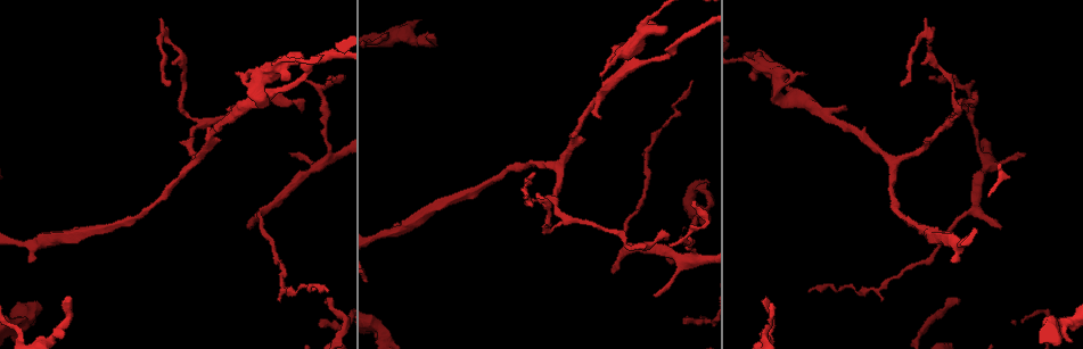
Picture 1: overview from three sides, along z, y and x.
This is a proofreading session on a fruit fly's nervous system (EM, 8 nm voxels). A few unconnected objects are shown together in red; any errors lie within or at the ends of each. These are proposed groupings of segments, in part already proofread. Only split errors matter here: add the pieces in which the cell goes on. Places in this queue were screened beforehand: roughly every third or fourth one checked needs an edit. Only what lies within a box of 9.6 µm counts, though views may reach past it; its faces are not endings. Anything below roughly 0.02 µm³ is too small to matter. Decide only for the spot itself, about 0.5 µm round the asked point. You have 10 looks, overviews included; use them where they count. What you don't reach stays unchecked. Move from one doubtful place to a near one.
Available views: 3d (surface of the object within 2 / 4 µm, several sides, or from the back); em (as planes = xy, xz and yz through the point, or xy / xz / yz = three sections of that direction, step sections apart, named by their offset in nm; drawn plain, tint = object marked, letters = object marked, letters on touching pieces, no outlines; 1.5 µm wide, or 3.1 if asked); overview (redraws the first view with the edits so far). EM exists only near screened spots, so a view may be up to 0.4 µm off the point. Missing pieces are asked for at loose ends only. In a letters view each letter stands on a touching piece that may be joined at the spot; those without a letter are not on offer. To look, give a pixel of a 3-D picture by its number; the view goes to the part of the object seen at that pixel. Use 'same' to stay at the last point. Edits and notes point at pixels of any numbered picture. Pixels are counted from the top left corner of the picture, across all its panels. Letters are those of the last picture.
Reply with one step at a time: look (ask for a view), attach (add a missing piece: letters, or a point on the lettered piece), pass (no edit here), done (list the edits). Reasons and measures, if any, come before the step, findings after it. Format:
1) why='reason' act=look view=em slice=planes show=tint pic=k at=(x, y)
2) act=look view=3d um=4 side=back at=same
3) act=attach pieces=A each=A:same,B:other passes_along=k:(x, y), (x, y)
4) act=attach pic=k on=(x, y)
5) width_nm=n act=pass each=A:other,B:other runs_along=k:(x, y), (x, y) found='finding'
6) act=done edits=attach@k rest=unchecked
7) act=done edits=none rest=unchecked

why='an open end' act=look view=3d um=2 pic=1 at=(750, 79)

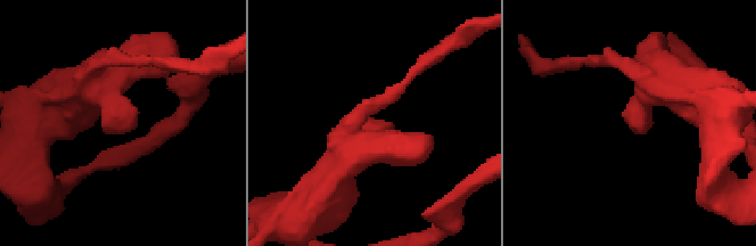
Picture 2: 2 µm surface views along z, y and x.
why='need the tissue' act=look view=em slice=yz step=4 show=letters pic=2 at=(378, 124)

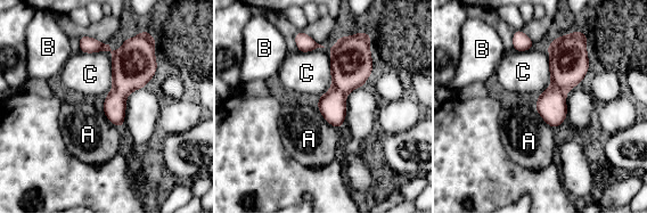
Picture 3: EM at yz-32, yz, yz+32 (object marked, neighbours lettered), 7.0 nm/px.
act=pass each=A:other,B:other,C:other border=3:(317, 108), (336, 129) found='no lettered piece goes on from it'

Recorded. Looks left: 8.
why='tapers out' act=look view=em slice=planes show=plain pic=1 at=(600, 73)

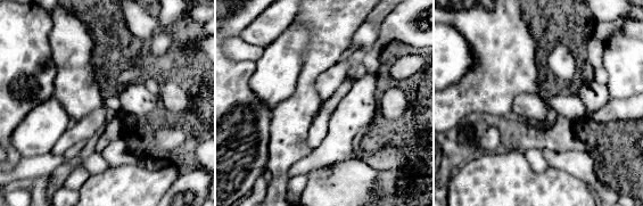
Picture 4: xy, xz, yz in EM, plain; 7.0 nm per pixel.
why='see the neighbours' act=look view=em slice=planes show=letters at=same

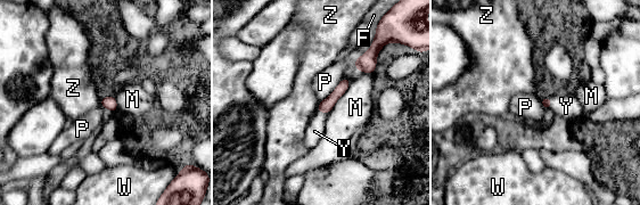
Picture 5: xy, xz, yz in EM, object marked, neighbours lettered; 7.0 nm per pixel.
width_nm=70 act=attach pic=5 on=(567, 106) each=F:other,M:other,P:other,W:other,Y:same,Z:other passes_along=5:(546, 103), (550, 103), (567, 106) found='the cell continues'

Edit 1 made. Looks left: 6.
why='redraw' act=look view=overview

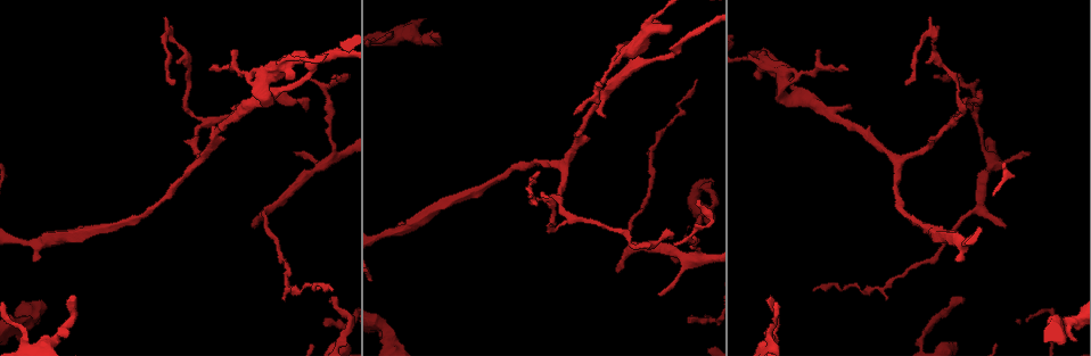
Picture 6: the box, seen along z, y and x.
why='an open end' act=look view=3d um=4 pic=6 at=(539, 174)

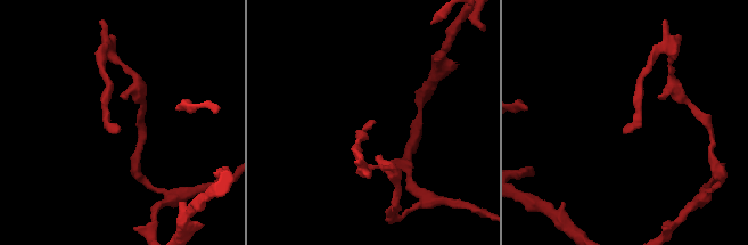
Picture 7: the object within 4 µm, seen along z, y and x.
why='now the EM' act=look view=em slice=planes show=letters pic=7 at=(623, 132)

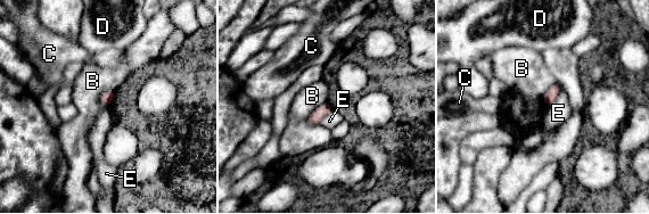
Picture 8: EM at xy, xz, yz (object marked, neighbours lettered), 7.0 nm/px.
act=pass each=B:other,C:other,D:other,E:other border=8:(115, 91), (105, 91), (100, 103) found='no lettered piece goes on from it'

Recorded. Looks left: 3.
why='branch stops here' act=look view=3d um=4 side=back pic=6 at=(531, 196)

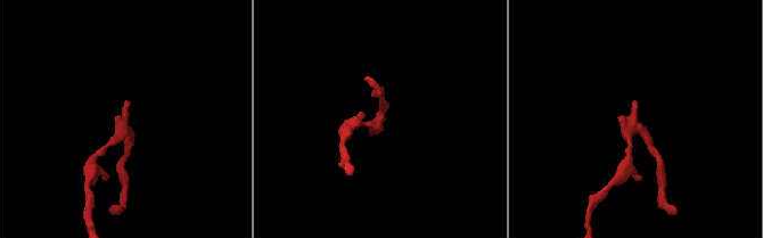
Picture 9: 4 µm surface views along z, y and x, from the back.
why='need the tissue' act=look view=em slice=yz step=4 show=tint pic=9 at=(124, 101)

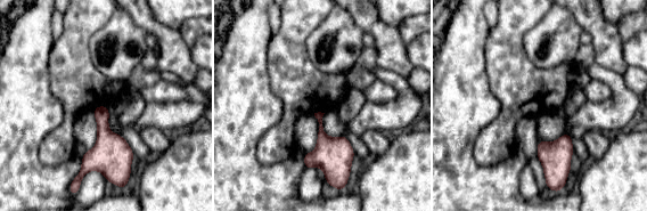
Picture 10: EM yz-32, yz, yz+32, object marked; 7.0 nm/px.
why='cut it another way' act=look view=em slice=planes show=letters at=same

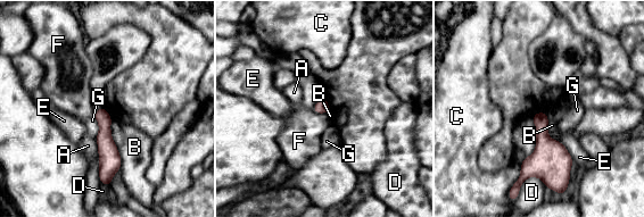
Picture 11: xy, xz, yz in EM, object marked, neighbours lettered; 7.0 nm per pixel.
act=pass each=A:other,B:other,C:other,D:other,E:other,F:other,G:other runs_along=11:(98, 111), (104, 119), (108, 177) found='none of them fits'

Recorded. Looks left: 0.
act=done edits=attach@5 rest=unchecked

